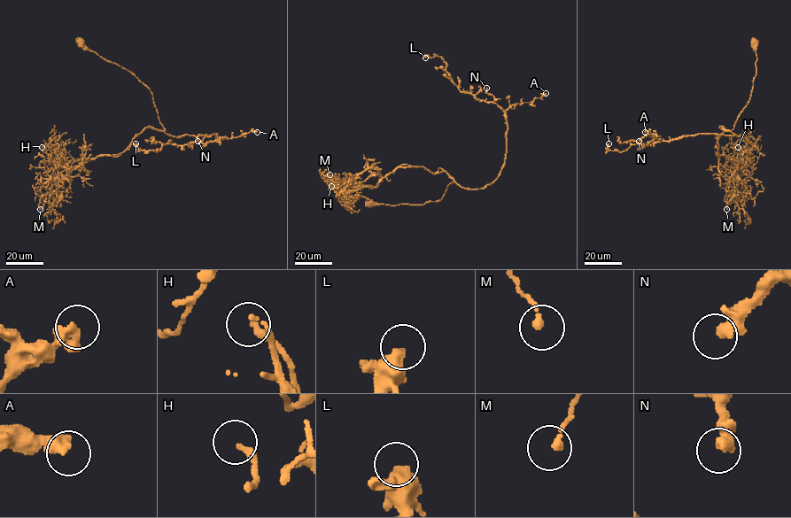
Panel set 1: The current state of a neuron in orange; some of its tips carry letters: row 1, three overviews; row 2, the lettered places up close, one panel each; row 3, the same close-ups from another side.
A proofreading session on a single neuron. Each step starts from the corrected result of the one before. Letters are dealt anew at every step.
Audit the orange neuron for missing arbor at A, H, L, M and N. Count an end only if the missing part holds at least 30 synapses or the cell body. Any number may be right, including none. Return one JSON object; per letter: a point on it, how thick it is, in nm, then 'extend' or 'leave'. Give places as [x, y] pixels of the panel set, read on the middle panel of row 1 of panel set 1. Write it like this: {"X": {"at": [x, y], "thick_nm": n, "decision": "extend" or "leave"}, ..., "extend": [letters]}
{"A": {"at": [546, 93], "thick_nm": 400, "decision": "leave"}, "H": {"at": [331, 186], "thick_nm": 240, "decision": "leave"}, "L": {"at": [425, 57], "thick_nm": 400, "decision": "leave"}, "M": {"at": [329, 174], "thick_nm": 200, "decision": "leave"}, "N": {"at": [486, 88], "thick_nm": 440, "decision": "leave"}, "extend": []}

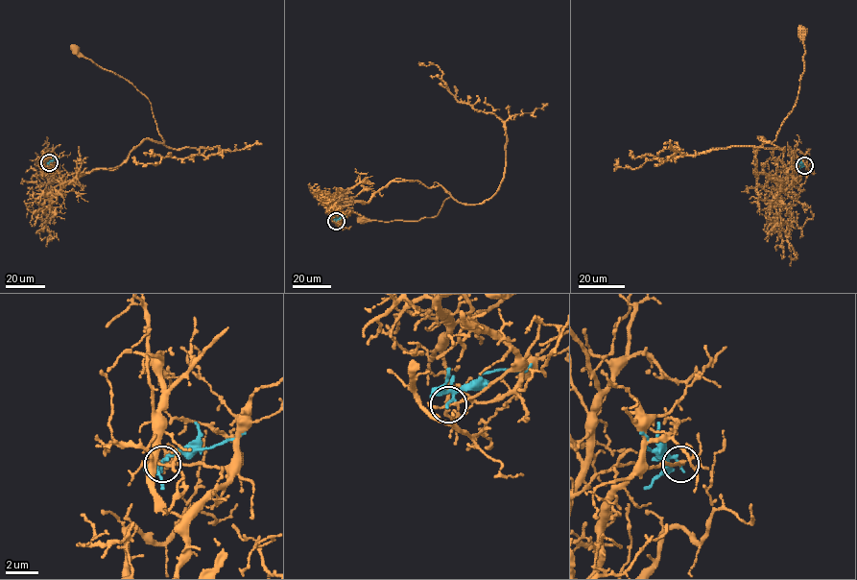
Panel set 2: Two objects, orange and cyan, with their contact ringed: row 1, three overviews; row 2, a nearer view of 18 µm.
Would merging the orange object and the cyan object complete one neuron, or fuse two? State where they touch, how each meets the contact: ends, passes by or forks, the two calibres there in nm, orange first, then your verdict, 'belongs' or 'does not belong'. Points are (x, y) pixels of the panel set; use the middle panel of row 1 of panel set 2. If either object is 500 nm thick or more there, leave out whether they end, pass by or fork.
(336, 221) | orange forks | cyan passes by | 150/140 nm | does not belong

